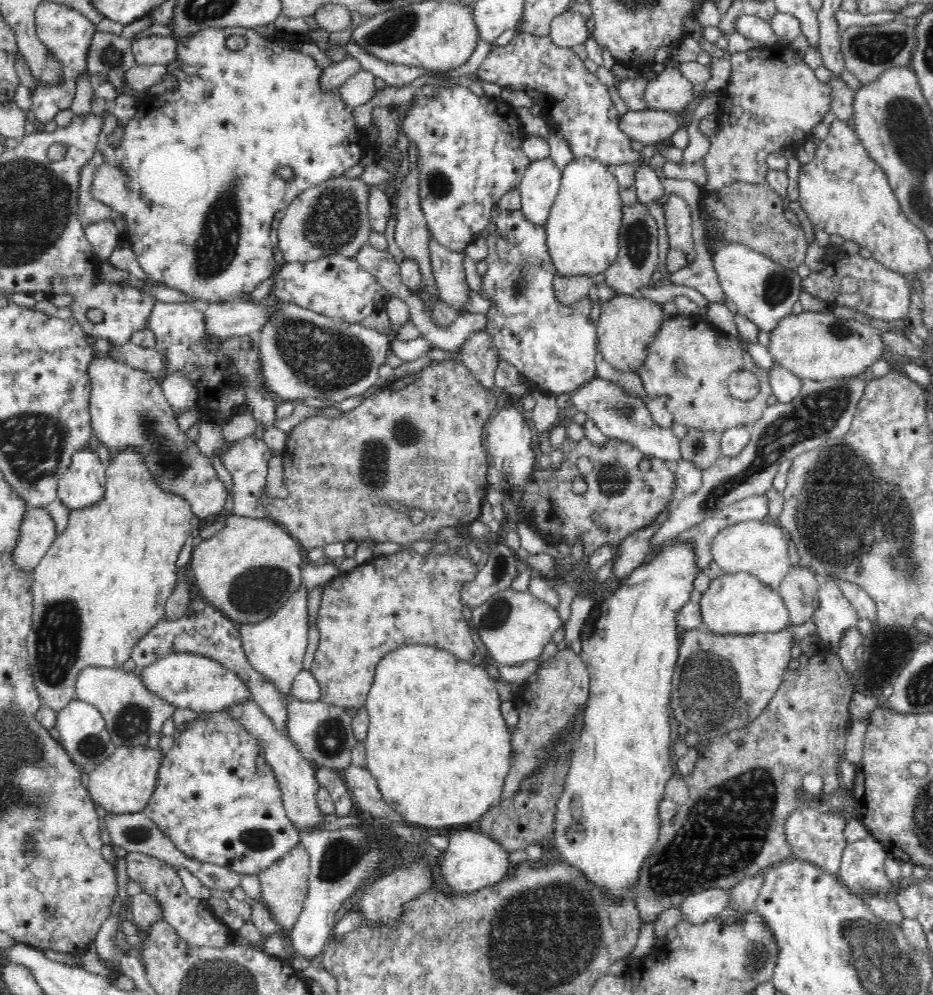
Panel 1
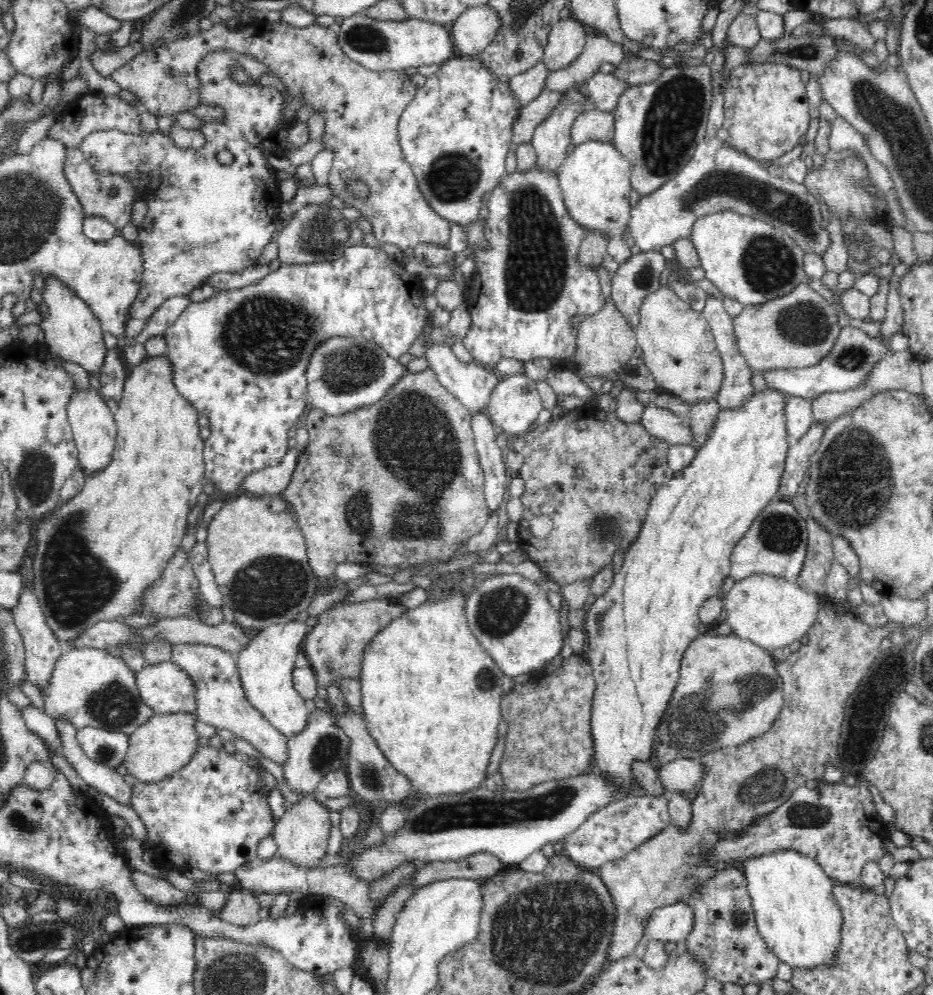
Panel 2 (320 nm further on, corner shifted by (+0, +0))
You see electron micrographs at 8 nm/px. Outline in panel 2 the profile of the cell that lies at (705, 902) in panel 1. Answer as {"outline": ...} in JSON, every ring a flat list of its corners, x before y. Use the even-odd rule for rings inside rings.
{"outline":[[688,903,656,909,648,922,646,938,676,942,687,938,695,924,695,912]]}

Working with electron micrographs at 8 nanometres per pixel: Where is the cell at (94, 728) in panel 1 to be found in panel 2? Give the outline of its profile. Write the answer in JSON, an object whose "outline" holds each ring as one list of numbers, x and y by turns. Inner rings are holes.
{"outline":[[92,725,78,728,76,738,91,761,110,768,118,768,122,764,128,748,128,735]]}

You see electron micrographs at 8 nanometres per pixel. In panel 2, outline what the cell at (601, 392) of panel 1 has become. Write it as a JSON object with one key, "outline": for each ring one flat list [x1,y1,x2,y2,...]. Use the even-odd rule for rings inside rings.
{"outline":[[644,406,639,424,654,439,664,440,669,445,689,445,692,432,686,414,678,415,662,407]]}

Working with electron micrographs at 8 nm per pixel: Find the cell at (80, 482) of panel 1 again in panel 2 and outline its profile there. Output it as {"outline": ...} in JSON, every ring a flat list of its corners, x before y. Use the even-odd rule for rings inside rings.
{"outline":[[91,387,77,389,68,404,67,411,76,446,77,466,87,478,100,472,112,462,112,453,115,450,116,442,115,420,104,401,104,396,98,395,98,391]]}

